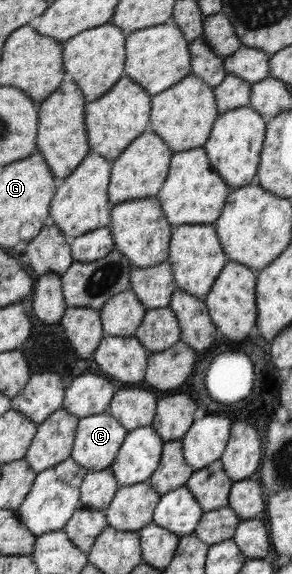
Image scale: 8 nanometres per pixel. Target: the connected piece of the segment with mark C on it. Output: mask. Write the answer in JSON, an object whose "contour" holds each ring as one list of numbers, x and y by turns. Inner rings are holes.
{"contour":[[108,413,83,417,77,425,70,457,87,470,108,469,127,432]]}

